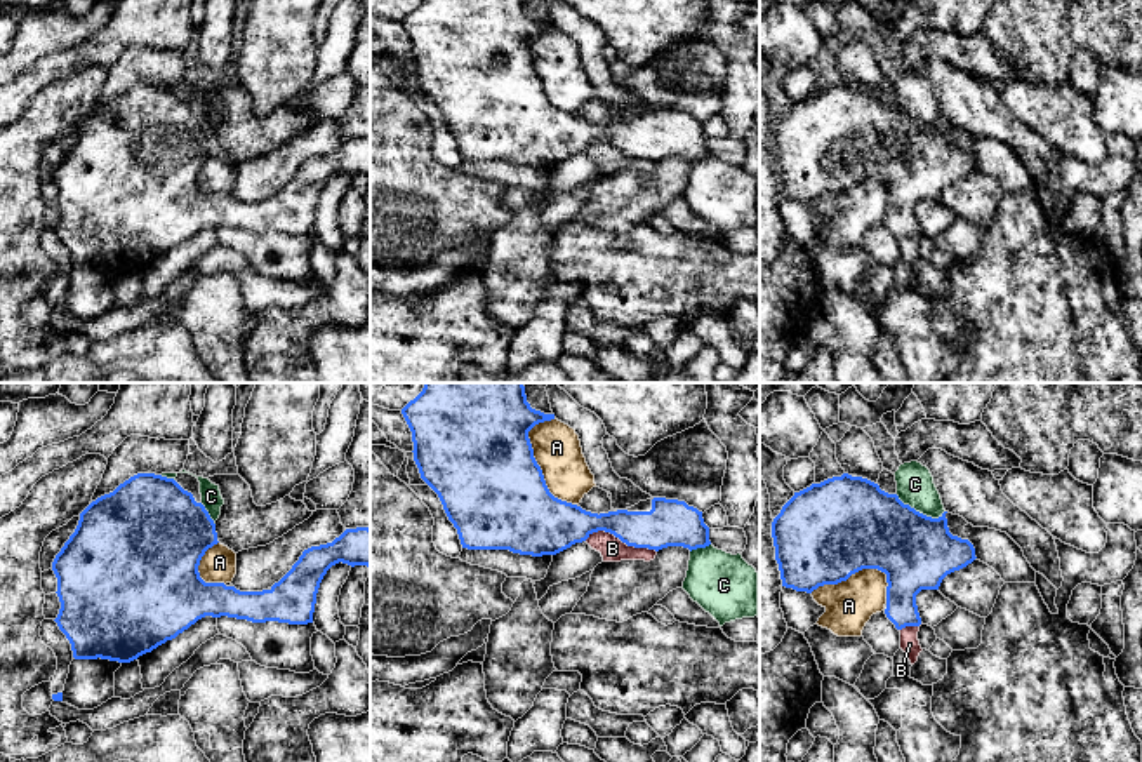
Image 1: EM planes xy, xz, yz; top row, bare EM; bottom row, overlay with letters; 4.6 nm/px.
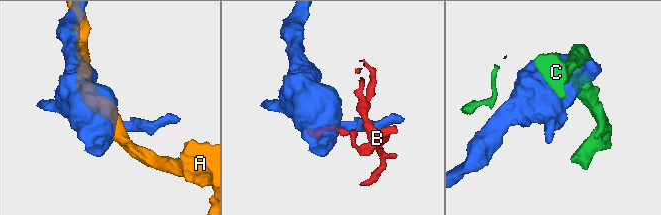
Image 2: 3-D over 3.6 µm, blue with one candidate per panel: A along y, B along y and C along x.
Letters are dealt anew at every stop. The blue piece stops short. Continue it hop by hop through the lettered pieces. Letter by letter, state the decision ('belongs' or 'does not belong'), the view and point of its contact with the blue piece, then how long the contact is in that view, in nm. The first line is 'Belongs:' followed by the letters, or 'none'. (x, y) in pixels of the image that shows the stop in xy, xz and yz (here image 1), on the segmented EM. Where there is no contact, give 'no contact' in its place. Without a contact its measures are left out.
Belongs: none
A: does not belong; meets blue in xz at (541, 470); contact 440 nm long
B: does not belong; meets blue in xz at (621, 540); contact 340 nm long
C: does not belong; meets blue in yz at (918, 512); contact 240 nm long

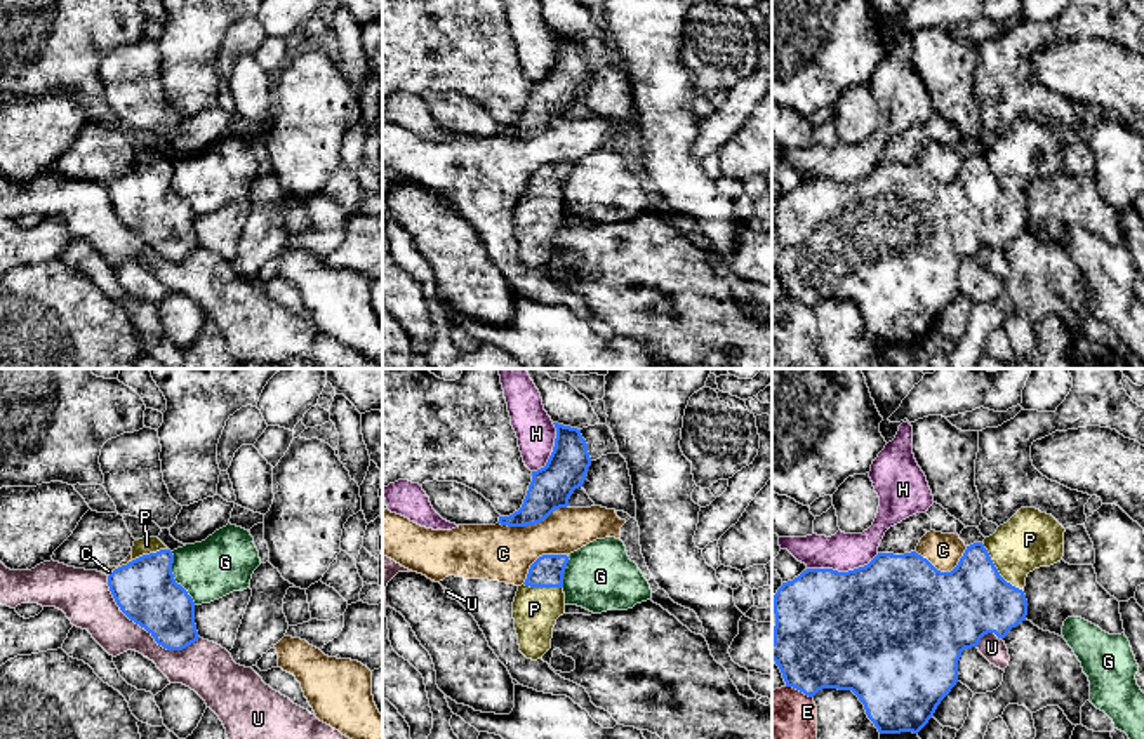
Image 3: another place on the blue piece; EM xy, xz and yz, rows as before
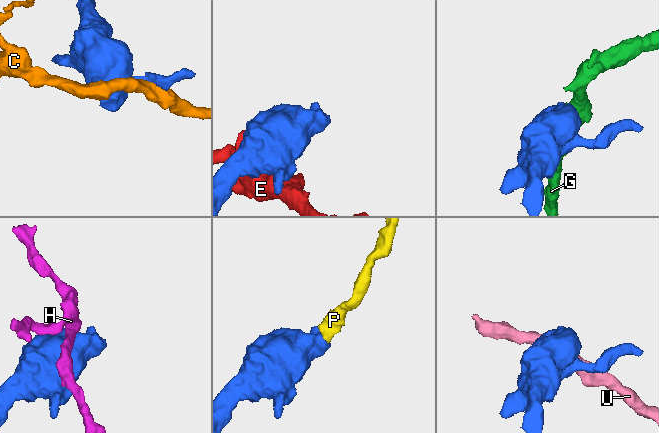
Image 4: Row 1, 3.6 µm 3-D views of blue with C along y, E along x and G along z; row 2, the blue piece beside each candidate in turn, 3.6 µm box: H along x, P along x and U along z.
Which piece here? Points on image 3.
Belongs: P
C: does not belong; meets blue in xz at (532, 524); contact 340 nm long
E: does not belong; meets blue in yz at (800, 691); contact 140 nm long
G: does not belong; meets blue in xy at (172, 578); contact 280 nm long
H: does not belong; meets blue in yz at (842, 572); contact 340 nm long
P: belongs; meets blue in yz at (997, 571); contact 300 nm long
U: does not belong; meets blue in xy at (143, 626); contact 500 nm long

